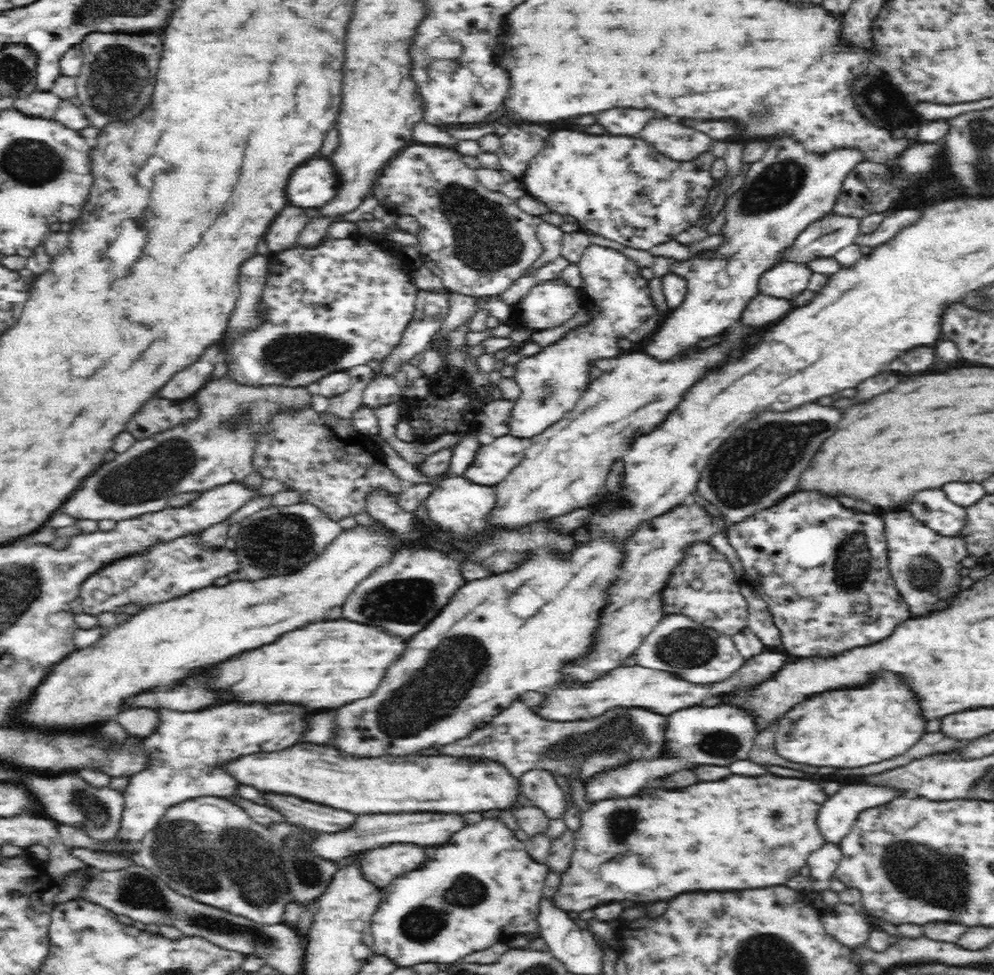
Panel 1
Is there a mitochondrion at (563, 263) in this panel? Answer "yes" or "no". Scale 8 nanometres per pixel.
no

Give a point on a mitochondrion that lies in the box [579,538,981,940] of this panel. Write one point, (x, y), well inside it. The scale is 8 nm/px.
(911, 867)

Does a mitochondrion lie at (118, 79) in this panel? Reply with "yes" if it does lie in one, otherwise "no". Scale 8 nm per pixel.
yes

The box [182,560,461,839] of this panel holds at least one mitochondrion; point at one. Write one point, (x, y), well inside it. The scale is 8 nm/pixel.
(411, 601)

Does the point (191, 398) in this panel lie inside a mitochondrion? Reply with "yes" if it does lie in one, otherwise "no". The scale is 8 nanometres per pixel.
no

